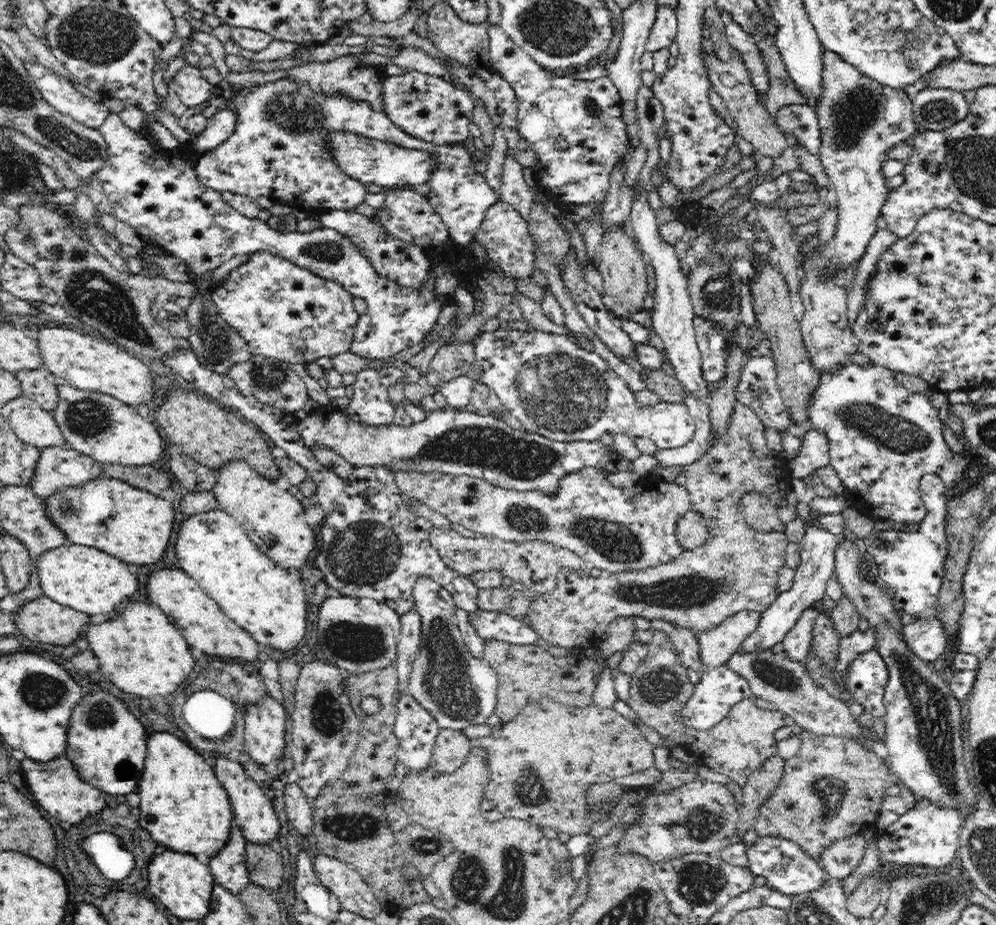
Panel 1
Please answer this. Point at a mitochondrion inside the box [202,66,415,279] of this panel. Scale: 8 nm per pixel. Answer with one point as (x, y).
(291, 110)

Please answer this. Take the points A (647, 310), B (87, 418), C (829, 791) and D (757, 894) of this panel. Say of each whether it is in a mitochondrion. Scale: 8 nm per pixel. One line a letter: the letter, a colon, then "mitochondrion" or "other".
A: other
B: mitochondrion
C: mitochondrion
D: other

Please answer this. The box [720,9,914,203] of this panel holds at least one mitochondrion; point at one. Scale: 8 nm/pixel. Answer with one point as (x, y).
(855, 113)

